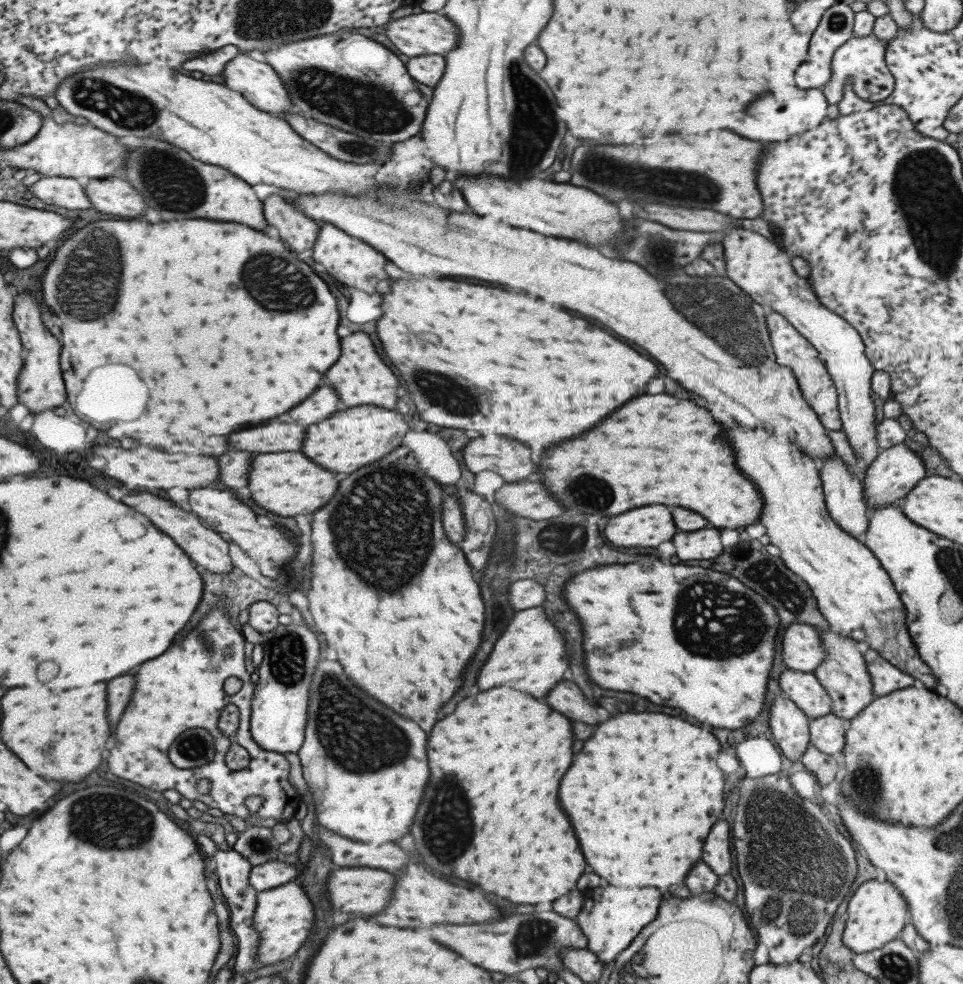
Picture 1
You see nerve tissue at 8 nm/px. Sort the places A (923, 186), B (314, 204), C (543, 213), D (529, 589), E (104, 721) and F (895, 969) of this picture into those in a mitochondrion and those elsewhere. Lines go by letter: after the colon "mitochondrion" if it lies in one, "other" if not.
A: mitochondrion
B: other
C: other
D: other
E: other
F: mitochondrion

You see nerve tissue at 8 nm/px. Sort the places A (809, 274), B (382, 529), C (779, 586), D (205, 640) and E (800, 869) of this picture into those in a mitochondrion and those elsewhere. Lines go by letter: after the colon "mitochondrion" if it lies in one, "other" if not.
A: other
B: mitochondrion
C: mitochondrion
D: mitochondrion
E: mitochondrion

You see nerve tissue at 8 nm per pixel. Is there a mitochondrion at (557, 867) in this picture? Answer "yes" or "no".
no

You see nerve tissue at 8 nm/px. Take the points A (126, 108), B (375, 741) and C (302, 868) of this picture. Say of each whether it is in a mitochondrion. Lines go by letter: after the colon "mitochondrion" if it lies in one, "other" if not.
A: mitochondrion
B: mitochondrion
C: other

